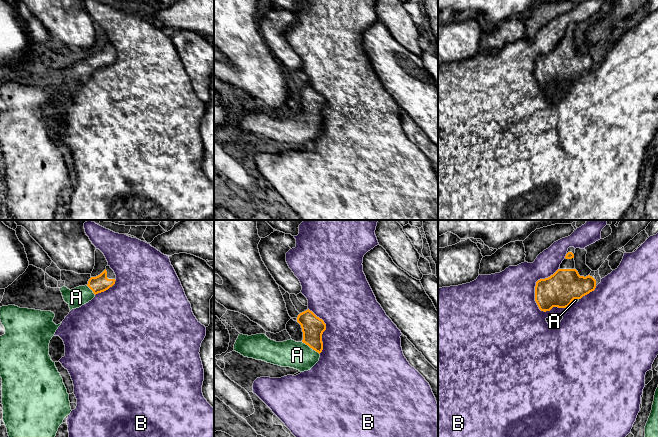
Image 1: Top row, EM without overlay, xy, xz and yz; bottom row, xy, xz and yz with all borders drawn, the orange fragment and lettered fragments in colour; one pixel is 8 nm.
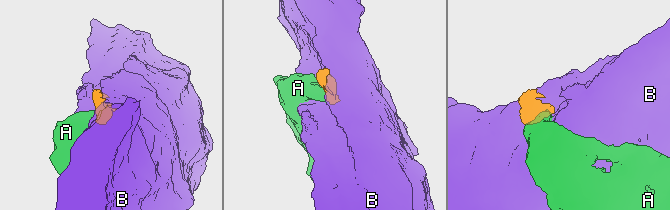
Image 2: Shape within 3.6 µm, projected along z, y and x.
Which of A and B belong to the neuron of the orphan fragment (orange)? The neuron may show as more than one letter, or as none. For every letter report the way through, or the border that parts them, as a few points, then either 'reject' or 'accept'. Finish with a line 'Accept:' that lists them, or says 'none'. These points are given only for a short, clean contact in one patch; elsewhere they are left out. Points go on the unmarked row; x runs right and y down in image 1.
A: way xz (312, 102), (311, 123), (303, 131), (297, 131); accept
B: reject
Accept: A

